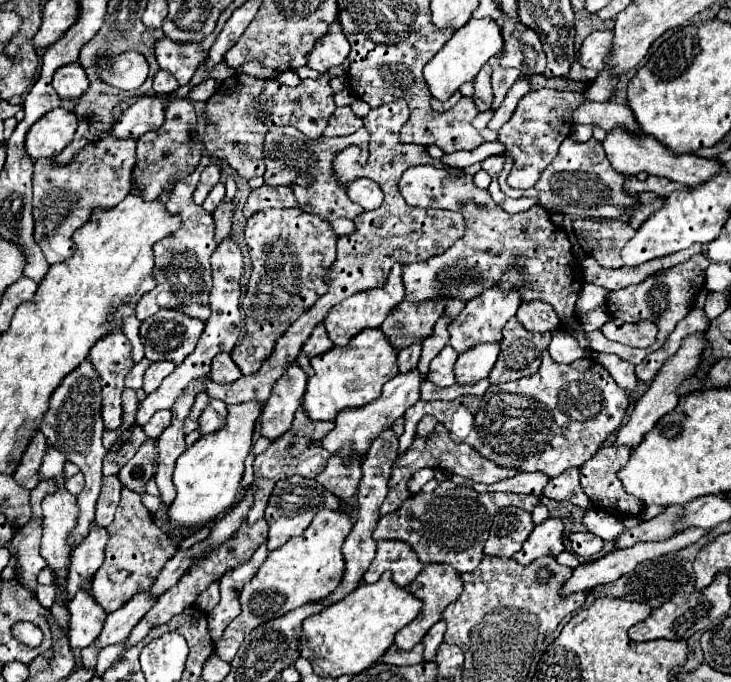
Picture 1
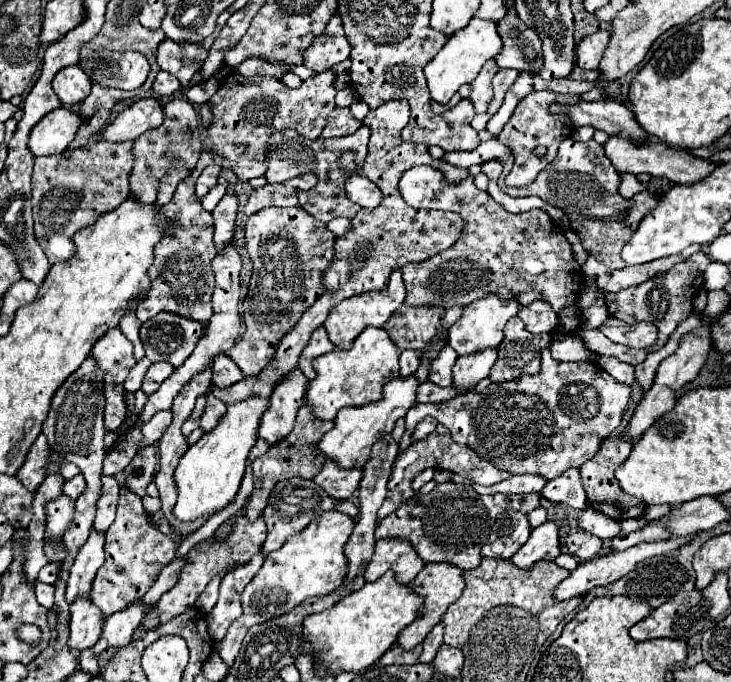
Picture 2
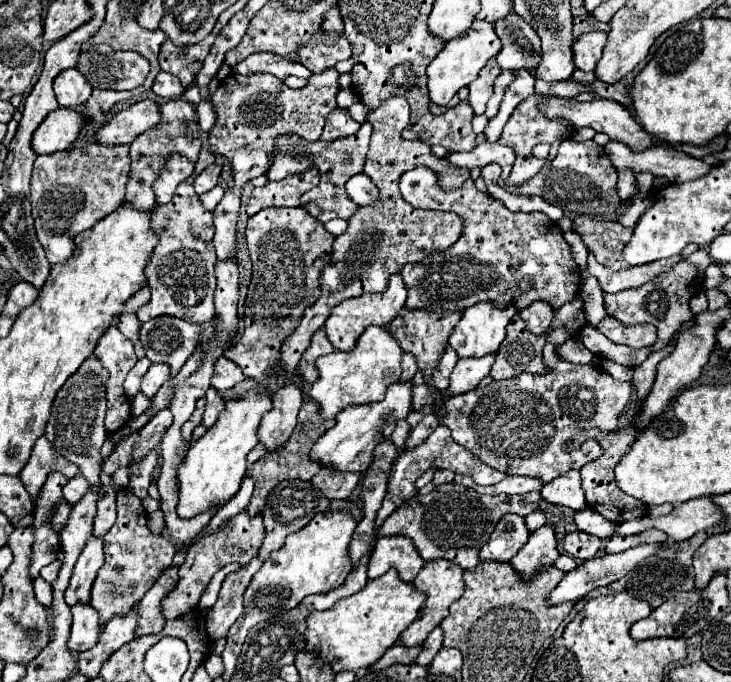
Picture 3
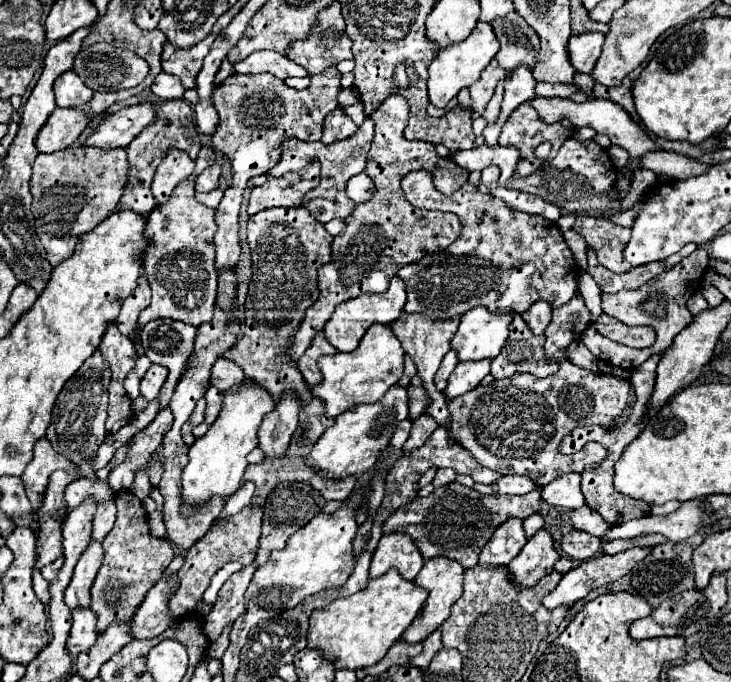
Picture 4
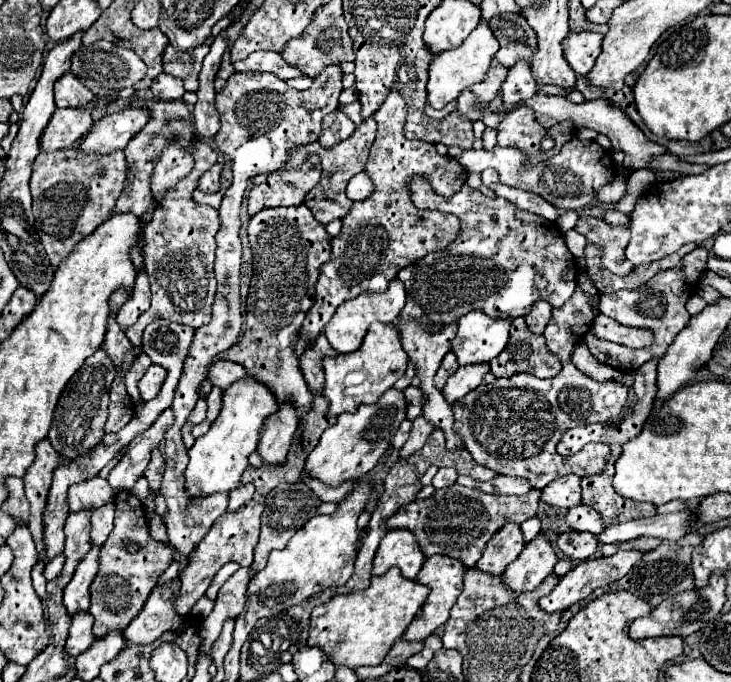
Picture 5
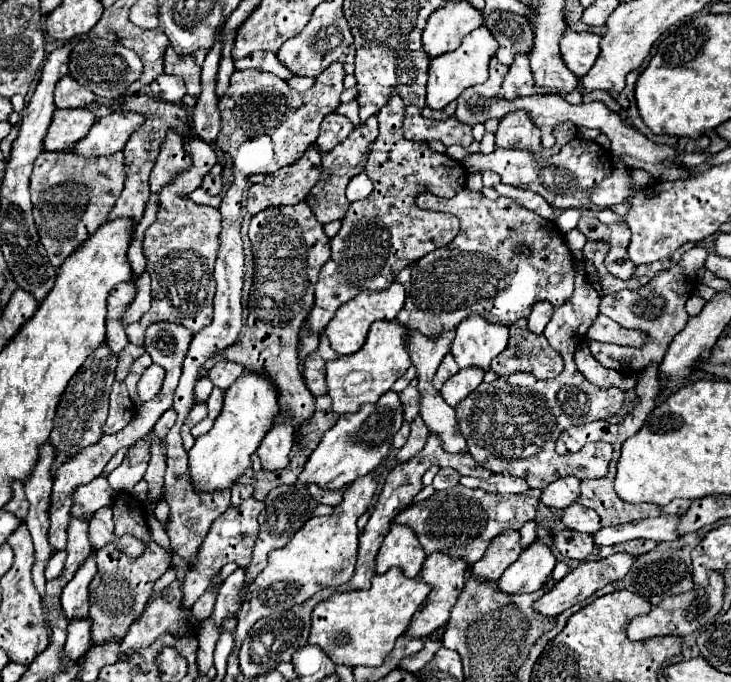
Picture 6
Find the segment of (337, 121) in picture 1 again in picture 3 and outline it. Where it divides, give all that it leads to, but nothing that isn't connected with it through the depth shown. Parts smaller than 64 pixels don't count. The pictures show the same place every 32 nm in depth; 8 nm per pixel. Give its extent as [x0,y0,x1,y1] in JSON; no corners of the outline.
[322,108,360,140]

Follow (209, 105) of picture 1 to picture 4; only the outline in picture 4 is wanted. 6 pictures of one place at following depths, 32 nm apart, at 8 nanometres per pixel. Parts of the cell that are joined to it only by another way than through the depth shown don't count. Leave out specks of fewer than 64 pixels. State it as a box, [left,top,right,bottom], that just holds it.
[210,66,342,268]

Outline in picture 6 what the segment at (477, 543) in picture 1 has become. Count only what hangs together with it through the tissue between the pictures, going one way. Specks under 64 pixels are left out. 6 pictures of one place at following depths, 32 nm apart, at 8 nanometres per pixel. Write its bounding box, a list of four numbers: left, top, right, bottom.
[392,486,540,566]

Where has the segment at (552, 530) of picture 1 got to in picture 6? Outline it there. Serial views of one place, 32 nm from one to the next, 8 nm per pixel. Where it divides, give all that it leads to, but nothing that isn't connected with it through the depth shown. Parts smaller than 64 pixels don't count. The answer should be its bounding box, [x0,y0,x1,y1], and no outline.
[498,540,556,594]

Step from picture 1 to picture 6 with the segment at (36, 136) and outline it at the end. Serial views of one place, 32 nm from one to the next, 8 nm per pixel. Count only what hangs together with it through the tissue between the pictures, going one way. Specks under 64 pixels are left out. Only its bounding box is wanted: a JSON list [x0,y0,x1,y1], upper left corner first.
[44,108,96,152]

